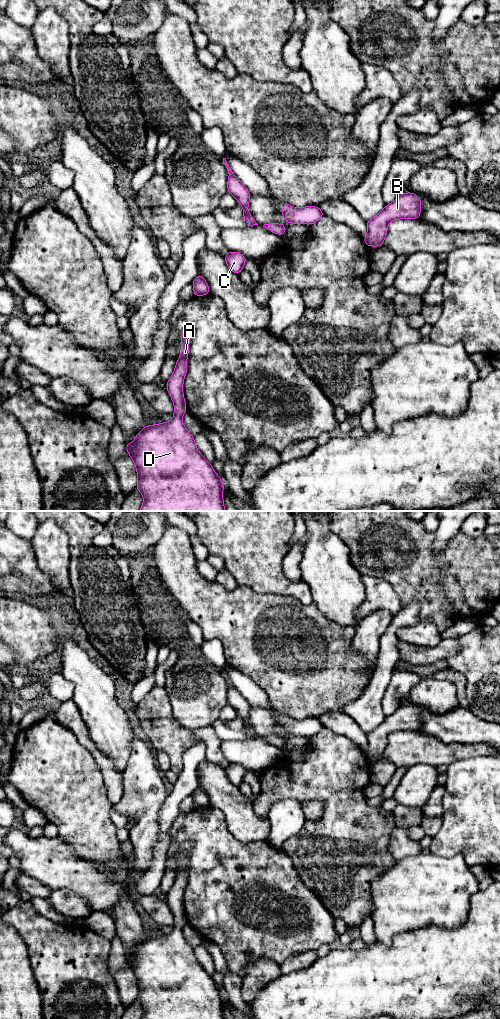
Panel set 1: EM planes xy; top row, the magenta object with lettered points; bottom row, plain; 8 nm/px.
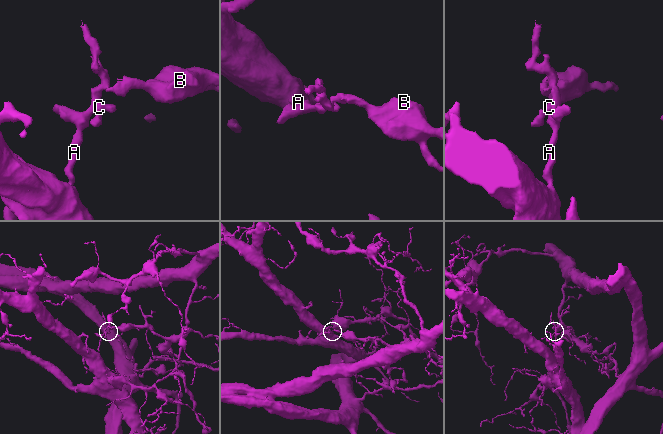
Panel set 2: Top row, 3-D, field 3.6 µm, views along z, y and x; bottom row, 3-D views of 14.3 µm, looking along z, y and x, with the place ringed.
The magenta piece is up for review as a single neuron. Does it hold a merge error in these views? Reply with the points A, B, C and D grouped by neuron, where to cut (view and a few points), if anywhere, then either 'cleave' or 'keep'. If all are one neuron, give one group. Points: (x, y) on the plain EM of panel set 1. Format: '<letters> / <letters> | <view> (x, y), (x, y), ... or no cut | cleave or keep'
A C D / B | xy (255, 734), (250, 737) | cleave

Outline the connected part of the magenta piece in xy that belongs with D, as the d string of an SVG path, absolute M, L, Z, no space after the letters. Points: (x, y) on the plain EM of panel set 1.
M190 841L185 842L181 846L181 866L176 874L176 878L174 881L174 884L172 888L167 893L166 902L168 903L173 915L174 915L174 929L167 935L163 934L160 936L155 937L149 937L147 936L143 942L141 942L136 948L135 952L128 956L125 955L126 962L129 966L129 968L132 970L134 977L137 981L137 1001L142 1005L142 1008L144 1010L143 1016L141 1019L224 1019L224 1013L223 1013L223 1001L224 996L222 994L222 991L216 986L215 982L213 981L211 975L209 975L203 967L199 964L199 962L196 959L194 948L191 947L185 940L183 933L182 933L182 927L187 924L187 918L185 915L184 907L183 907L183 894L184 890L187 885L187 869L189 866L189 853L192 848L192 843Z

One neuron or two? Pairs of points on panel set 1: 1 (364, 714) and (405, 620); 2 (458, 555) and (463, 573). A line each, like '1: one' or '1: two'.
1: one
2: one

